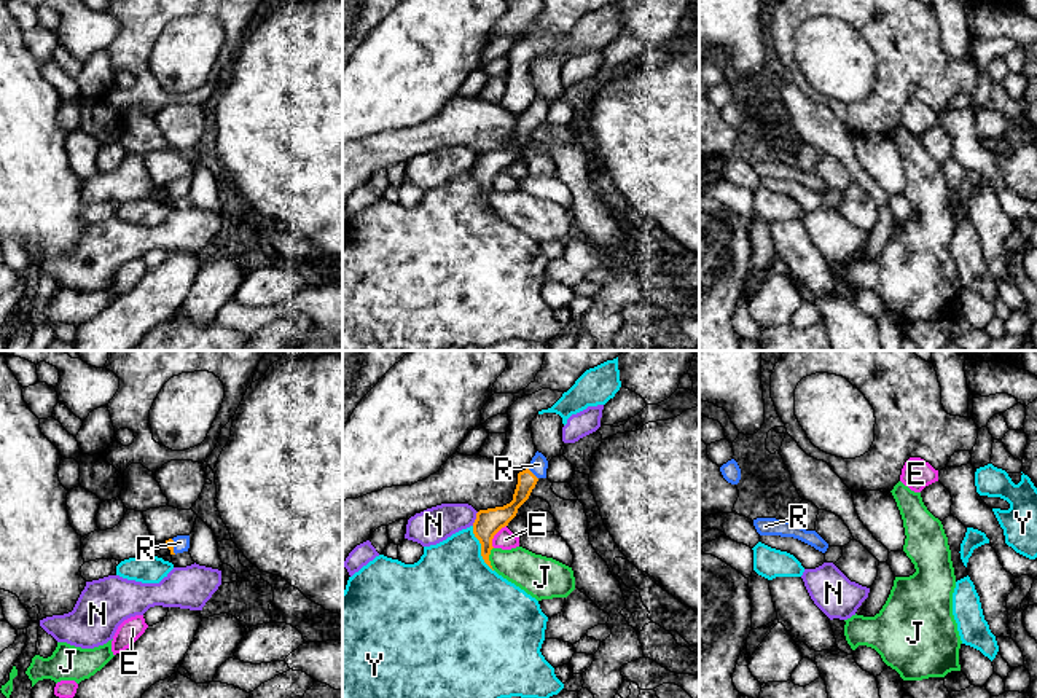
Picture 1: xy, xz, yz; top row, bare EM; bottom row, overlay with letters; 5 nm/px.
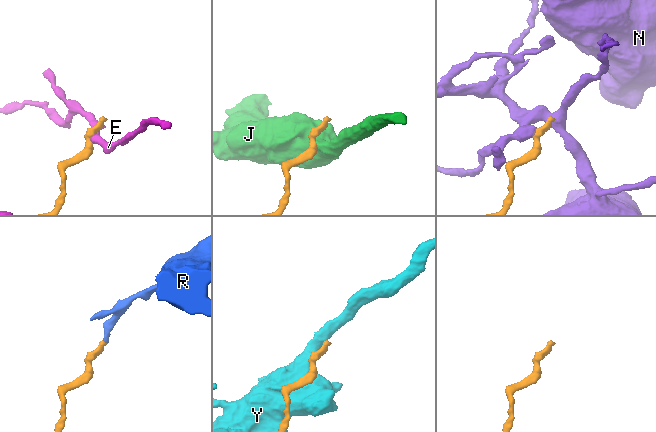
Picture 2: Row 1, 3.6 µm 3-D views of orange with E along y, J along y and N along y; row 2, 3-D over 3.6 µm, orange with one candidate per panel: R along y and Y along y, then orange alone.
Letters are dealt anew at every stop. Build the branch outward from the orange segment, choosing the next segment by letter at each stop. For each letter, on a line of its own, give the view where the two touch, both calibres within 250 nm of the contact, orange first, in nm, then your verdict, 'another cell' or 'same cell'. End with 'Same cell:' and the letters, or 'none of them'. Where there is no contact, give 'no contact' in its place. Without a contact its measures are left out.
E: contact in xz; calibres 140 and 100 nm; another cell
J: contact in xz; calibres 140 and 200 nm; another cell
N: contact in xz; calibres 140 and 180 nm; another cell
R: contact in xz; calibres 100 and 90 nm; same cell
Y: contact in xz; calibres 140 and 420 nm; another cell
Same cell: R

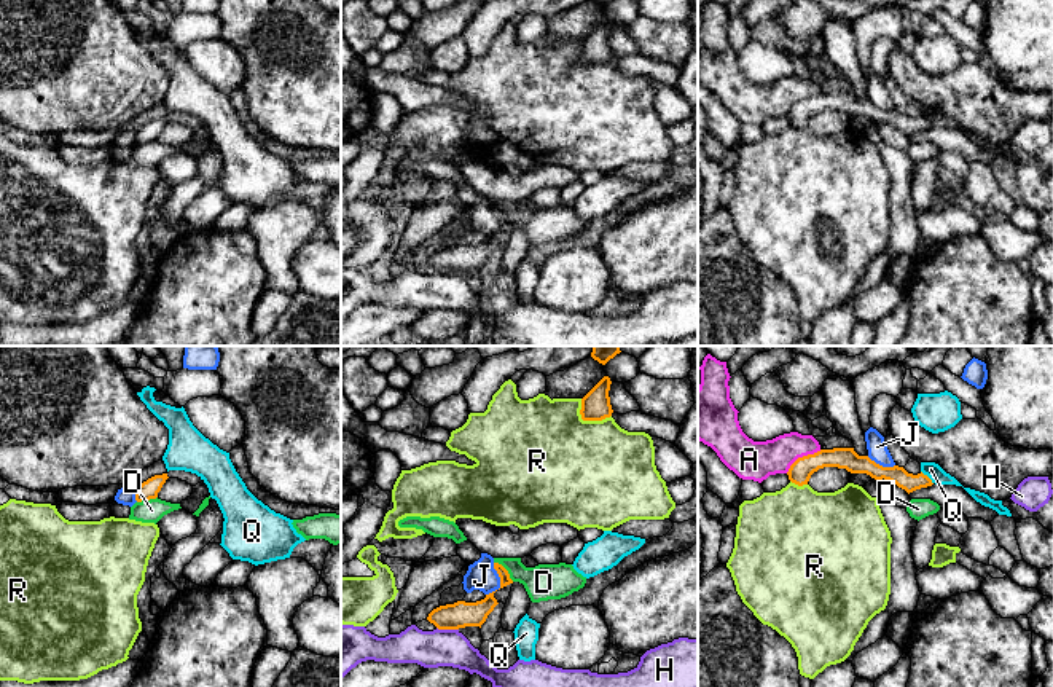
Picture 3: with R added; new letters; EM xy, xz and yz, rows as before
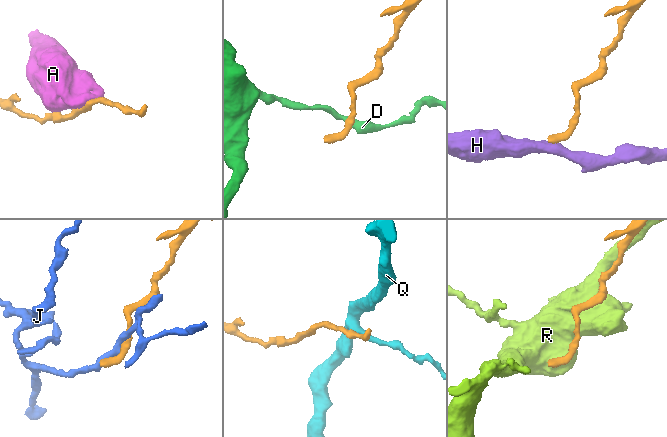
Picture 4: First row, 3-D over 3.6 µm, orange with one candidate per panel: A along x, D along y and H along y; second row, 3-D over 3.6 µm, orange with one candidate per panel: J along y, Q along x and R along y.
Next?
A: contact in yz; calibres 120 and 190 nm; another cell
D: contact in xz; calibres 50 and 180 nm; another cell
H: contact in xz; calibres 140 and 190 nm; another cell
J: contact in xz; calibres 50 and 150 nm; another cell
Q: contact in yz; calibres 90 and 80 nm; another cell
R: contact in xz; calibres 140 and 500 nm; another cell
Same cell: none of them

